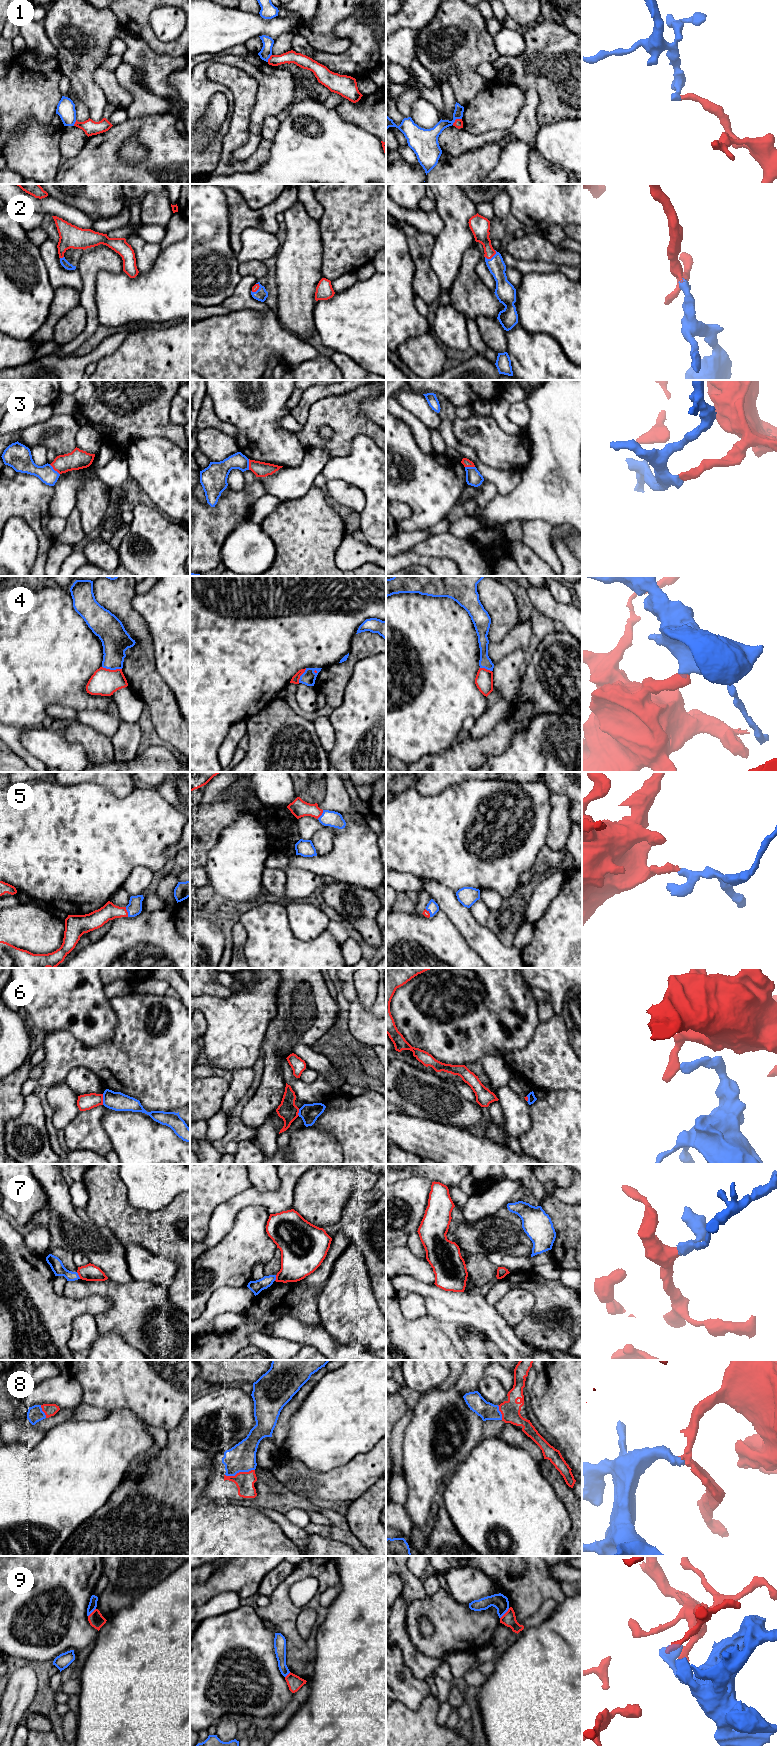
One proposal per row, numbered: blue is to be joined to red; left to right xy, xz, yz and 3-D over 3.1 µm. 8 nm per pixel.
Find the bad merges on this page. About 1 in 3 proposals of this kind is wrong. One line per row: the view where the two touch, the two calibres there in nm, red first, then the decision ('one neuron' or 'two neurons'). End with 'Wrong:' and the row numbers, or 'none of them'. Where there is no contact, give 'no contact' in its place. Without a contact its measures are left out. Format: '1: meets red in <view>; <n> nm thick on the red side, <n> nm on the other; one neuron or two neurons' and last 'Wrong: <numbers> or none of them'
1: meets red in yz; 70 nm thick on the red side, 130 nm on the other; two neurons
2: meets red in yz; 150 nm thick on the red side, 140 nm on the other; one neuron
3: meets red in xy; 160 nm thick on the red side, 150 nm on the other; two neurons
4: meets red in xy; 220 nm thick on the red side, 220 nm on the other; two neurons
5: meets red in xy; 140 nm thick on the red side, 120 nm on the other; one neuron
6: meets red in xy; 130 nm thick on the red side, 150 nm on the other; two neurons
7: meets red in xy; 140 nm thick on the red side, 100 nm on the other; two neurons
8: meets red in xz; 150 nm thick on the red side, 220 nm on the other; one neuron
9: meets red in yz; 110 nm thick on the red side, 120 nm on the other; two neurons
Wrong: 1, 3, 4, 6, 7, 9

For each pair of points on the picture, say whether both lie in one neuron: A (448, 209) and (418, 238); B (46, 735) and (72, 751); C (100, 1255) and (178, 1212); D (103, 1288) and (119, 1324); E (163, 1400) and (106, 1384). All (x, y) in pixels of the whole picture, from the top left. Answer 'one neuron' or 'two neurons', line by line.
A: two neurons
B: one neuron
C: two neurons
D: one neuron
E: one neuron

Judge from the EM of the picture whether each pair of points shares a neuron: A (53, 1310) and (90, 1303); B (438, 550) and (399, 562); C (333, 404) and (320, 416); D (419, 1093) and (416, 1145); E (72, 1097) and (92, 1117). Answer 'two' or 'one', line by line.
A: one
B: two
C: one
D: two
E: two

